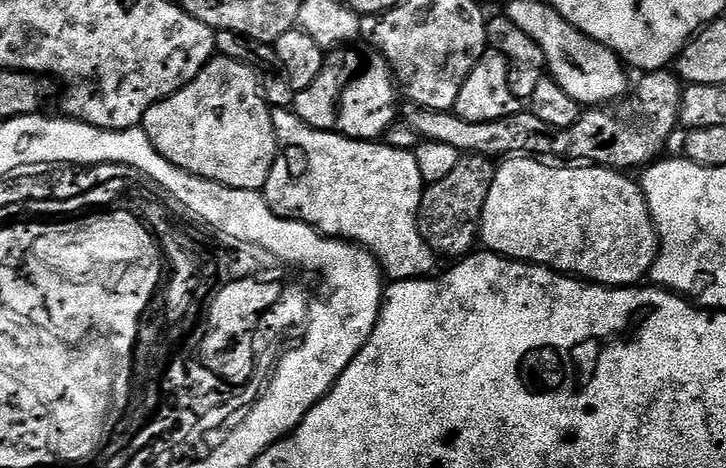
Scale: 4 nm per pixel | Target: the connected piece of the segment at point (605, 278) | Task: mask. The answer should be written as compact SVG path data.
M530 156L505 159L496 169L490 194L486 194L479 239L487 251L498 256L522 260L525 264L540 264L585 282L610 288L639 285L643 281L640 279L651 273L656 261L658 237L644 191L630 177L610 168L557 166Z

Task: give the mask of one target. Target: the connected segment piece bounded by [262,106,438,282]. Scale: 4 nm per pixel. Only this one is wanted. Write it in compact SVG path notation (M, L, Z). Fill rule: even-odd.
M280 106L273 111L272 125L279 145L276 161L262 189L264 201L287 220L309 224L321 236L347 240L371 252L380 271L389 281L422 280L433 275L438 257L416 229L416 219L426 187L418 162L412 152L394 150L383 142L352 140L336 132L323 132L310 127L296 116L295 111Z

